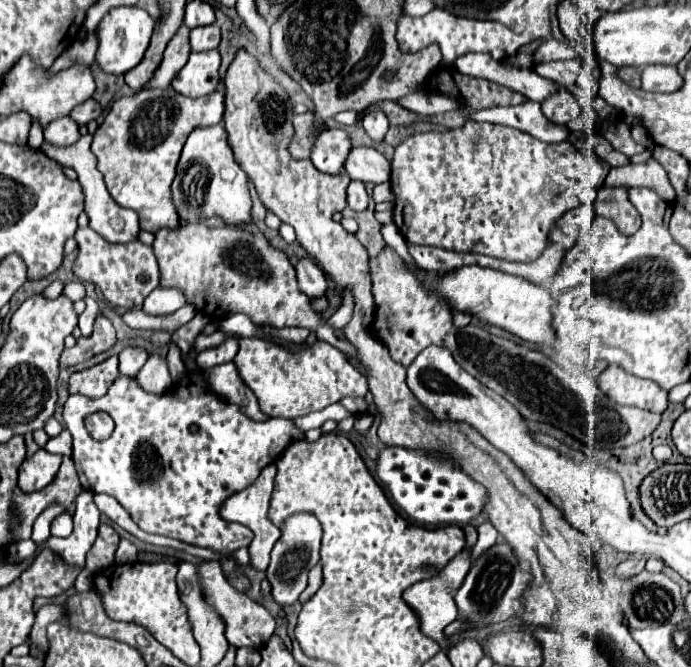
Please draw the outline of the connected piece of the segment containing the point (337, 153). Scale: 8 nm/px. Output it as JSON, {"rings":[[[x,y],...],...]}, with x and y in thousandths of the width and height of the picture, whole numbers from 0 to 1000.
{"rings":[[[475,192],[457,207],[449,240],[463,258],[472,261],[498,258],[495,249],[507,228],[507,219],[509,219],[507,204],[495,192]]]}

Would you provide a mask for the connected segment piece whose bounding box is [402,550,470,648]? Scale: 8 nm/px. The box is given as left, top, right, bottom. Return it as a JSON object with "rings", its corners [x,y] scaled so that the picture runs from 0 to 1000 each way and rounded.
{"rings":[[[669,825],[654,843],[648,843],[648,849],[643,849],[643,855],[637,855],[634,864],[625,864],[622,870],[608,870],[608,873],[596,876],[590,888],[585,885],[585,891],[582,891],[585,903],[590,903],[590,909],[593,909],[593,912],[599,915],[599,921],[605,924],[605,930],[608,930],[608,945],[611,945],[616,954],[628,957],[631,963],[637,963],[640,969],[645,969],[645,972],[648,972],[648,963],[645,963],[640,945],[643,945],[643,939],[648,939],[651,933],[660,930],[657,888],[669,879],[669,873],[671,873],[671,867],[674,867],[677,855],[680,855],[680,828],[677,828],[677,825]]]}

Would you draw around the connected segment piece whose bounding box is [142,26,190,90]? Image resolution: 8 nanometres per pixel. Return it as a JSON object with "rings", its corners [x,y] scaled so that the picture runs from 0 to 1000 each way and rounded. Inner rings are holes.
{"rings":[[[260,39],[260,45],[255,48],[255,54],[243,63],[243,69],[237,75],[237,84],[234,84],[234,93],[226,102],[226,111],[217,117],[214,126],[208,126],[205,135],[223,135],[223,132],[237,135],[237,132],[246,129],[252,111],[269,96],[272,81],[275,81],[272,48],[275,48],[275,42]]]}

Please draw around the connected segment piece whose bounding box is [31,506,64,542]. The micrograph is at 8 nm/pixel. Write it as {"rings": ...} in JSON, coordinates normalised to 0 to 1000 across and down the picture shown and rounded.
{"rings":[[[69,759],[55,777],[52,777],[52,783],[48,786],[46,792],[46,804],[52,813],[64,813],[69,804],[72,804],[72,780],[75,777],[81,777],[87,768],[93,768],[93,762],[90,759]]]}

